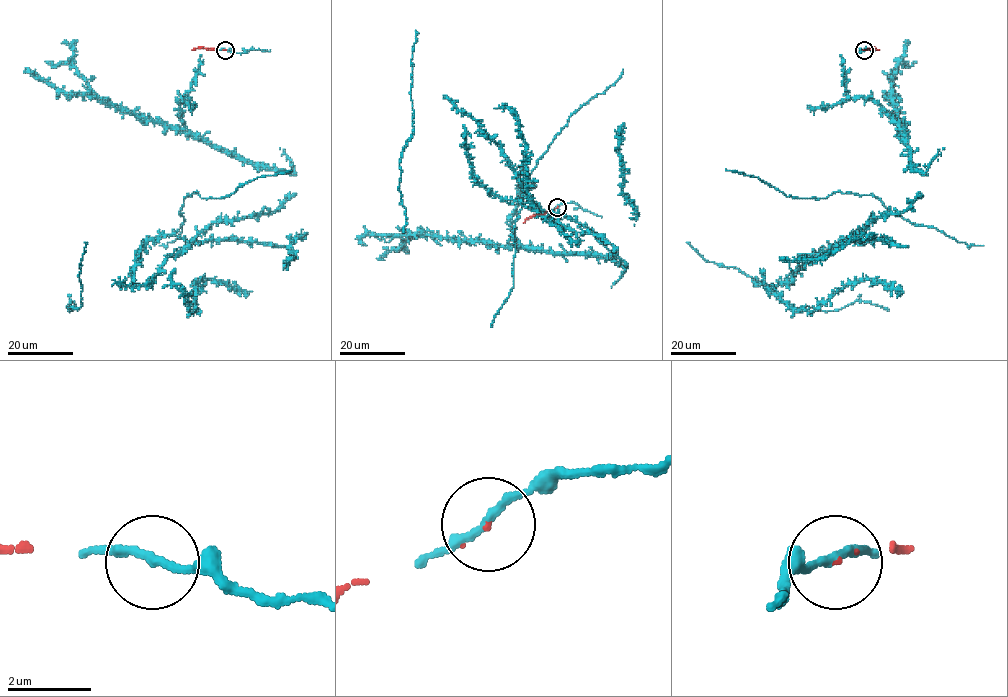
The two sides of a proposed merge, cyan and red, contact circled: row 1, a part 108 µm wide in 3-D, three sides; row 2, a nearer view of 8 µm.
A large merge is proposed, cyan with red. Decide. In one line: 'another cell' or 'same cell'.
same cell

